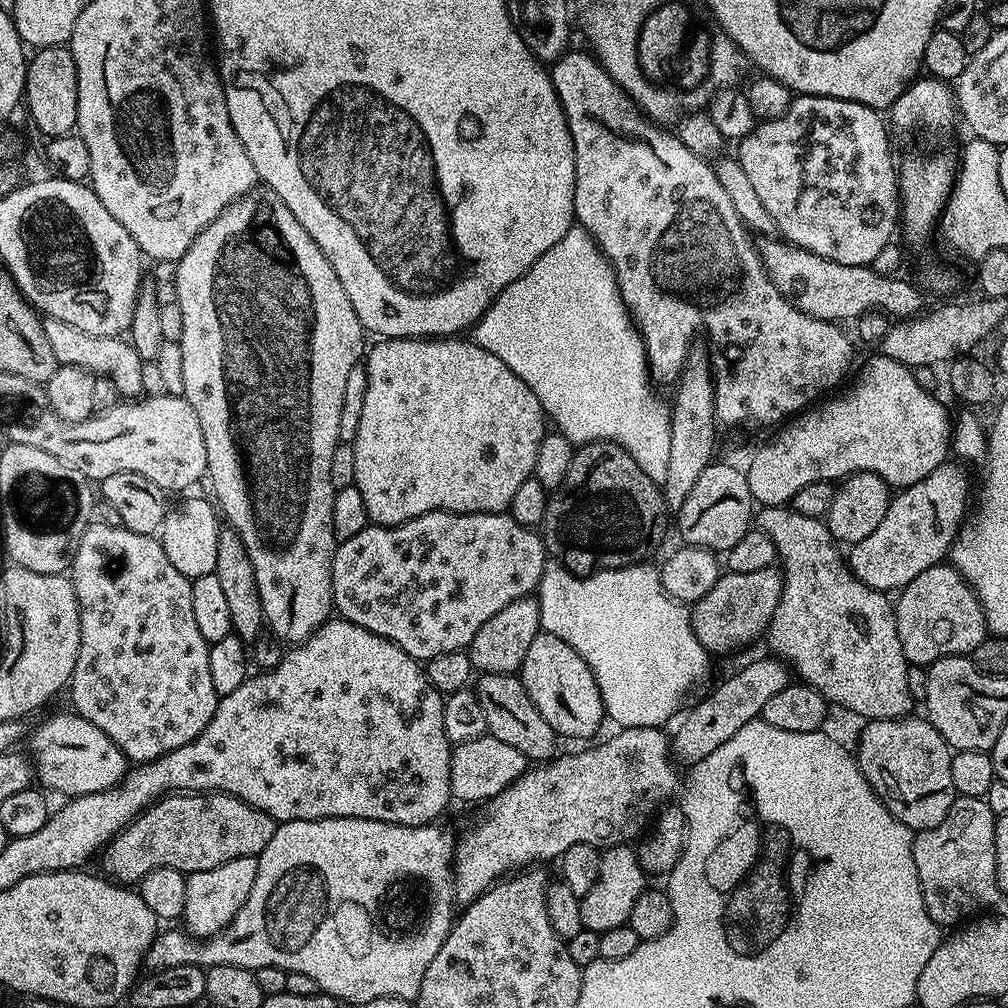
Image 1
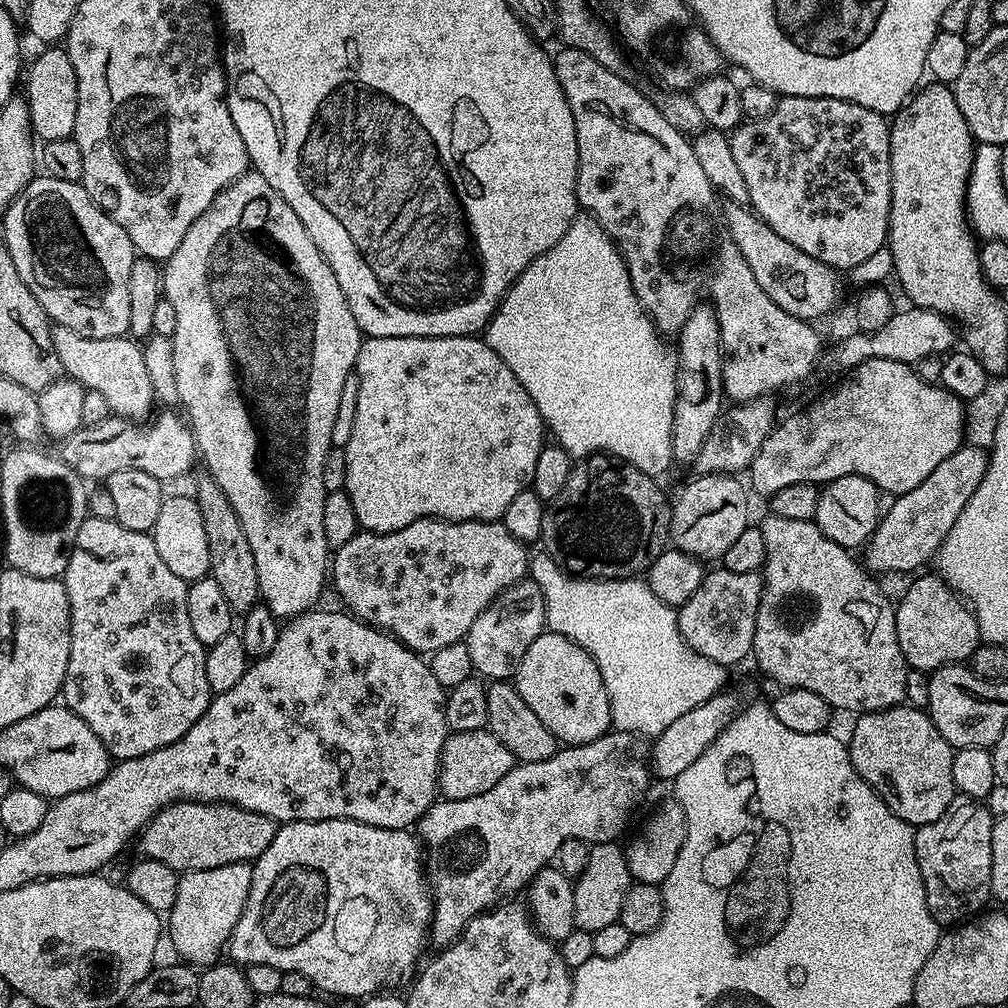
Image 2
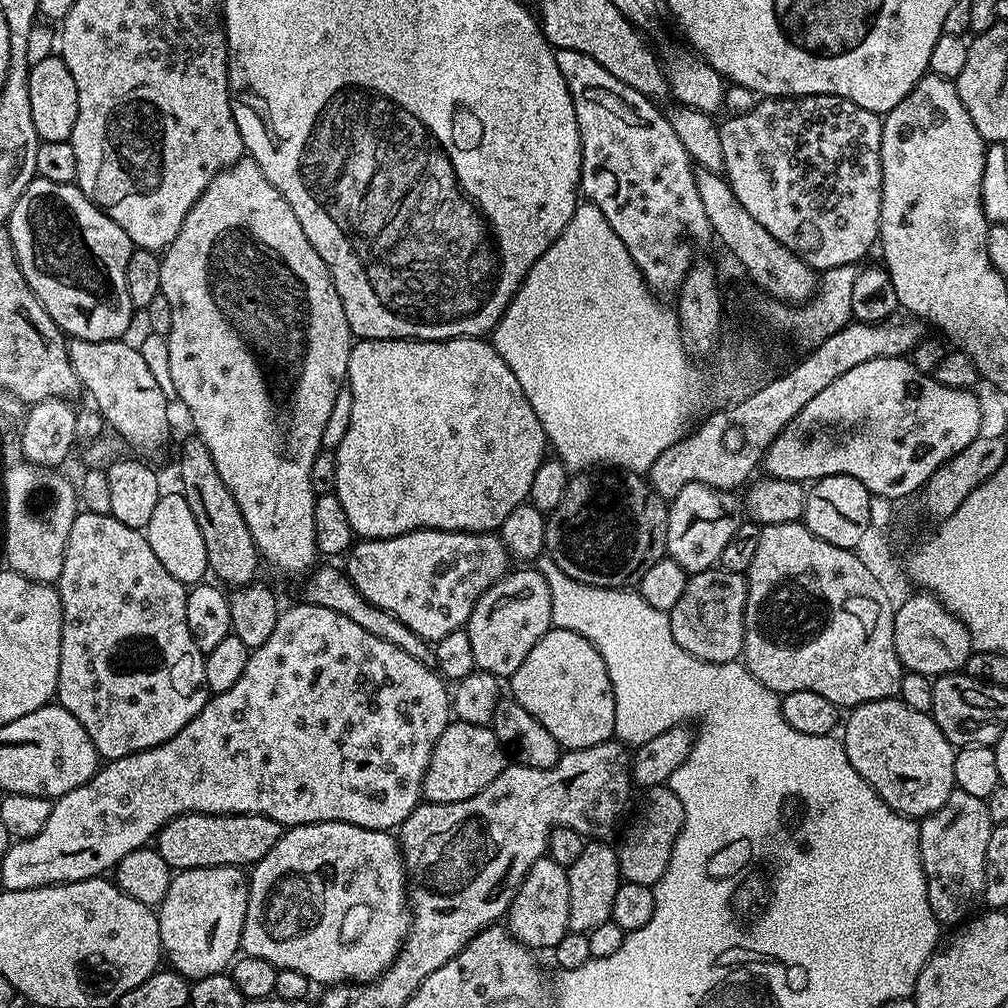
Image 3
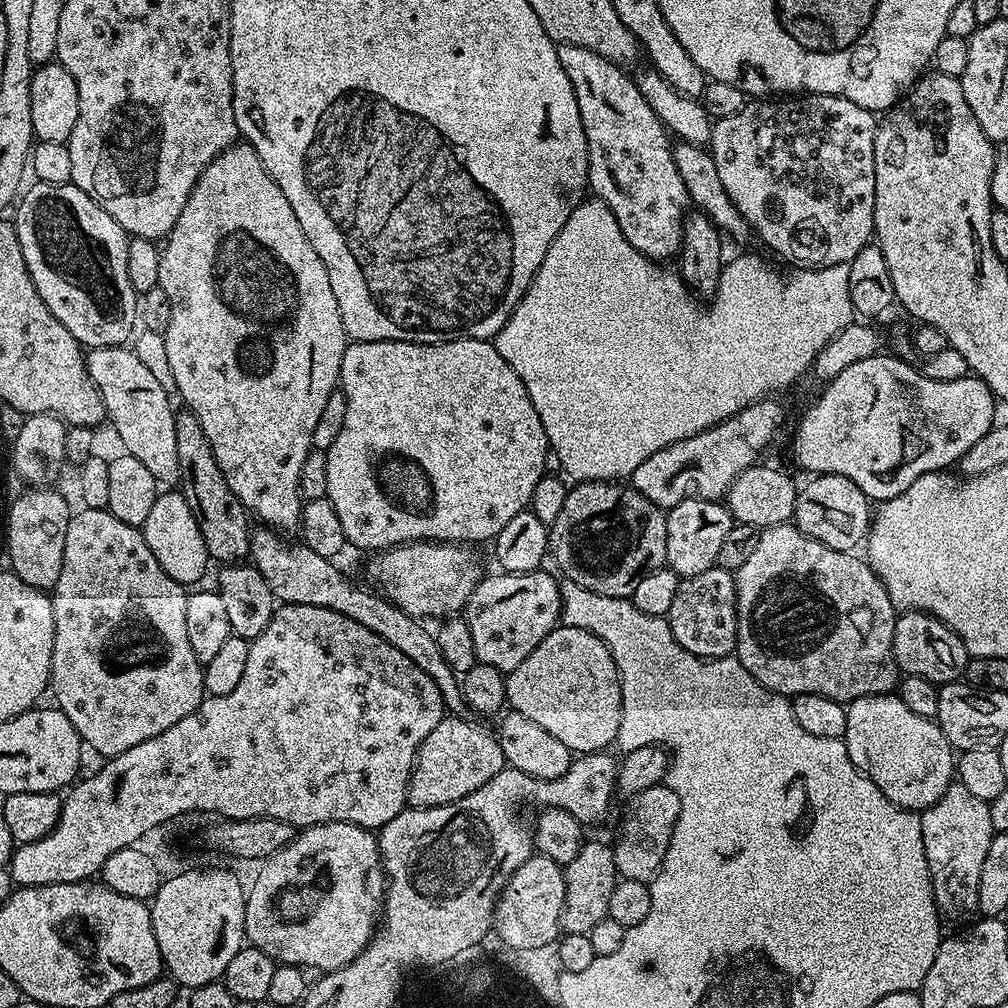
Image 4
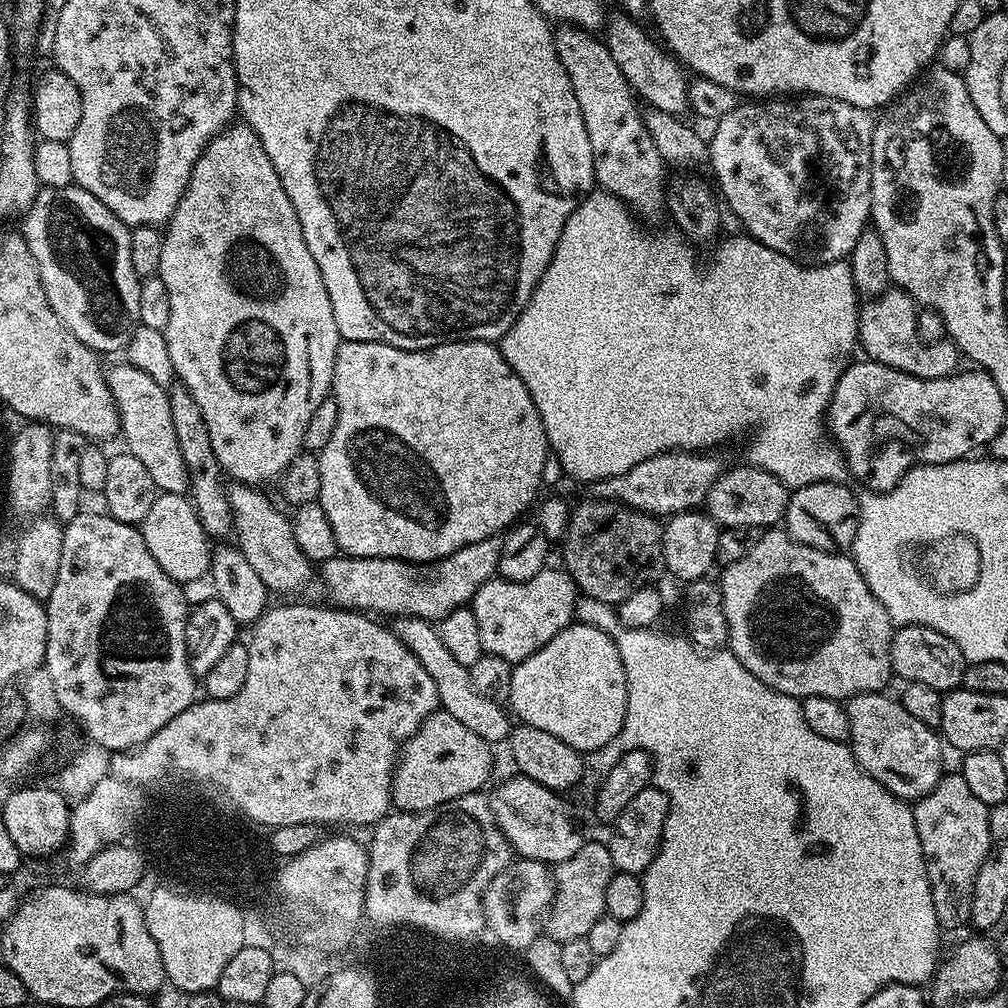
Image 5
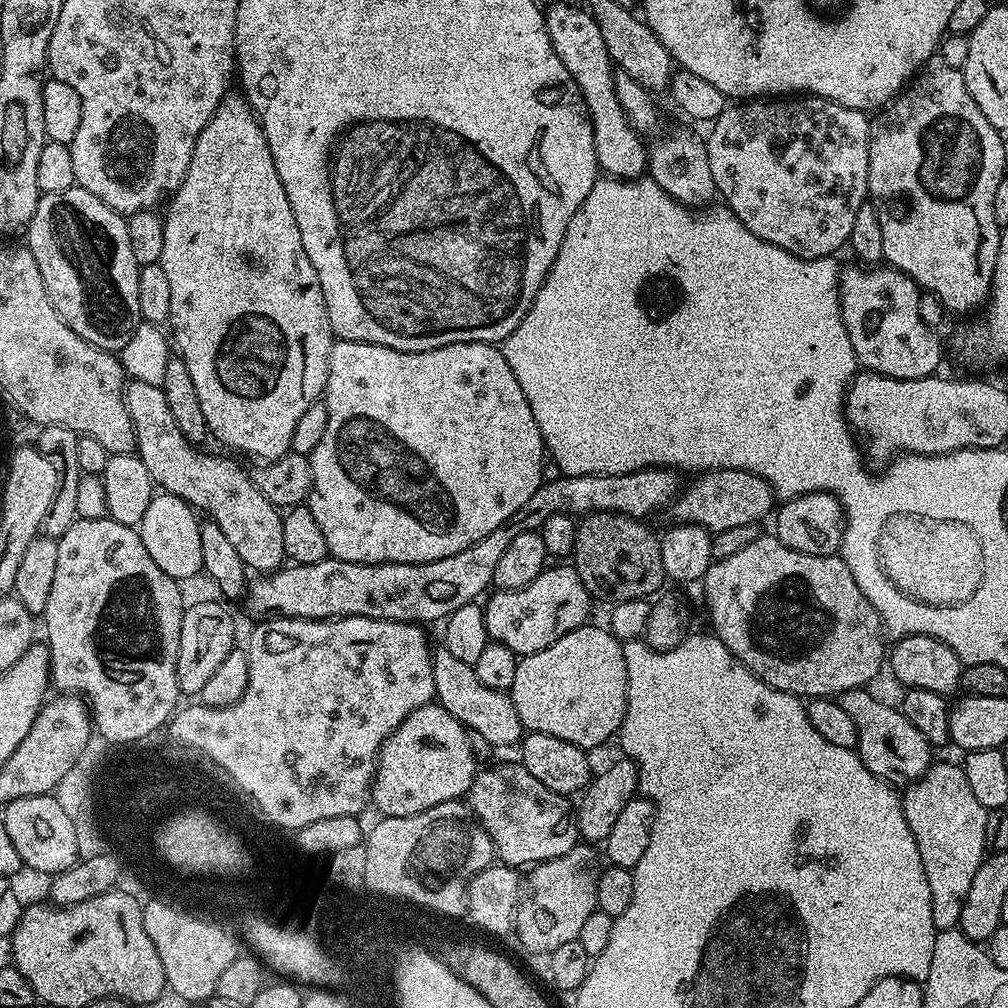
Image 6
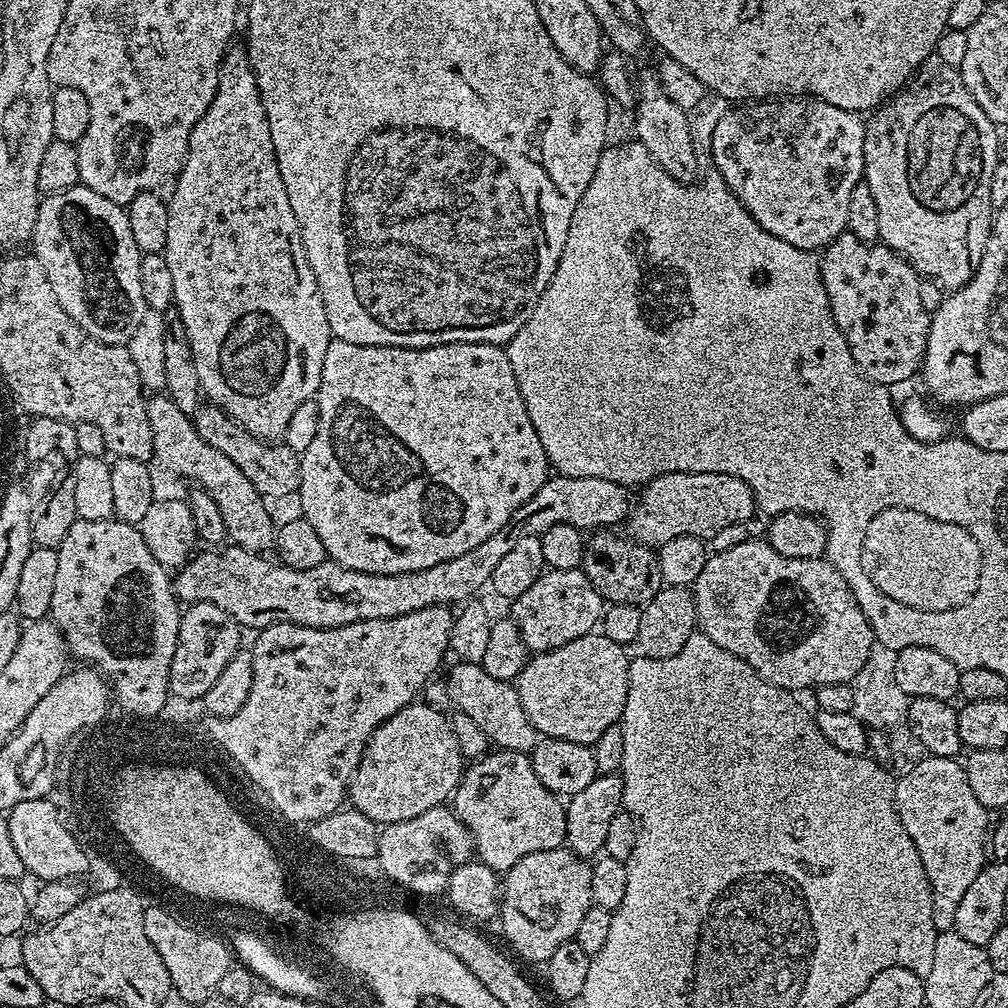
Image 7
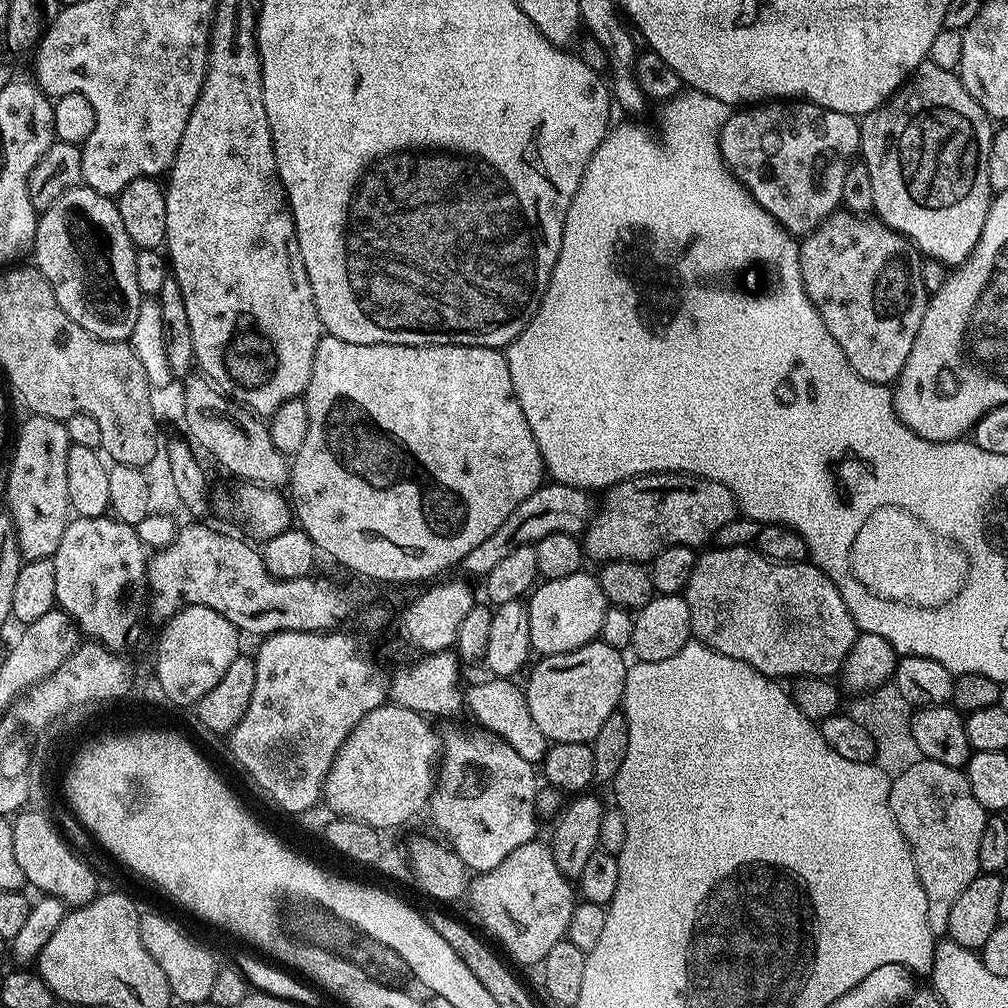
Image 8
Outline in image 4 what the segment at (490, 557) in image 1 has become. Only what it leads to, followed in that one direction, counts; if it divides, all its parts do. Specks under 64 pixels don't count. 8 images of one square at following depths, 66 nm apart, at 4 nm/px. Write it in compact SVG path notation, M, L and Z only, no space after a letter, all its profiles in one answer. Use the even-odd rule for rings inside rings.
M417 540L414 544L399 544L396 548L385 548L379 554L373 555L376 557L369 562L368 572L377 584L375 587L392 601L395 608L401 608L406 614L417 618L452 618L467 609L470 594L474 594L478 582L485 575L486 569L480 565L480 556L476 550L467 544L441 544L430 540Z

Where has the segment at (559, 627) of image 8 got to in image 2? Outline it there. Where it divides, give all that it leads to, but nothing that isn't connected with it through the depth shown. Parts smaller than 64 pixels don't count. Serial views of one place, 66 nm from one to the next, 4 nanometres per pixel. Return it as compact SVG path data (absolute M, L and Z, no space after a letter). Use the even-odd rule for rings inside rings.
M525 578L502 590L502 594L498 594L494 602L490 602L490 606L486 606L486 610L474 618L474 626L470 626L468 631L466 643L473 673L488 682L511 681L522 654L530 650L530 642L534 642L534 638L541 636L545 630L544 592L535 580Z

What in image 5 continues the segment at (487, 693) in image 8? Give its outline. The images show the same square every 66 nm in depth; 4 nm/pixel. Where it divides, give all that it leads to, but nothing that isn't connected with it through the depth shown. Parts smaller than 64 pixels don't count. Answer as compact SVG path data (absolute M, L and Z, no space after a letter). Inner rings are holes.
M397 616L391 621L390 627L395 636L415 654L426 674L430 674L430 679L434 681L434 690L438 690L440 708L443 711L454 714L454 718L458 718L462 726L474 730L474 734L478 734L478 738L488 744L496 746L499 745L499 740L500 743L507 741L514 727L509 709L501 701L486 698L474 690L468 668L462 666L462 662L454 662L450 650L442 646L439 631L429 621L417 616Z

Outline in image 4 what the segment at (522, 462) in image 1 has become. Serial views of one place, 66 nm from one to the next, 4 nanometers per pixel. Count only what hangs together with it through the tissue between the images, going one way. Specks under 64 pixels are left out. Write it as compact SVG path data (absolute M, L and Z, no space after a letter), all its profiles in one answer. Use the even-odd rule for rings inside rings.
M357 340L349 343L348 349L342 354L338 388L346 398L346 419L342 422L342 431L338 433L338 439L335 440L334 446L330 446L327 450L326 490L328 491L328 501L334 506L334 511L338 514L339 521L342 522L344 539L351 547L353 544L356 548L383 550L396 548L399 544L414 544L417 540L430 540L441 544L467 544L469 546L475 545L477 543L475 540L492 542L502 530L502 526L506 526L506 522L510 522L510 518L514 518L514 514L525 511L531 505L534 486L538 486L540 479L545 476L544 463L550 460L548 439L546 430L542 426L542 418L538 414L538 410L534 410L534 402L530 402L530 394L526 394L526 386L522 382L522 378L518 378L518 374L514 374L514 370L510 366L510 362L506 362L506 358L502 358L502 354L498 354L495 343L486 340L447 340L441 344L415 344L405 340Z

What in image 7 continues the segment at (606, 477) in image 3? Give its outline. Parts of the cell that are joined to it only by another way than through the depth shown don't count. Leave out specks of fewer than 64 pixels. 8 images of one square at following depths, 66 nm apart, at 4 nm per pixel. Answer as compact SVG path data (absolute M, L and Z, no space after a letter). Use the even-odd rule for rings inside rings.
M596 530L587 537L582 571L609 605L648 604L660 591L664 579L656 561L657 553L627 535L615 536L612 530Z

